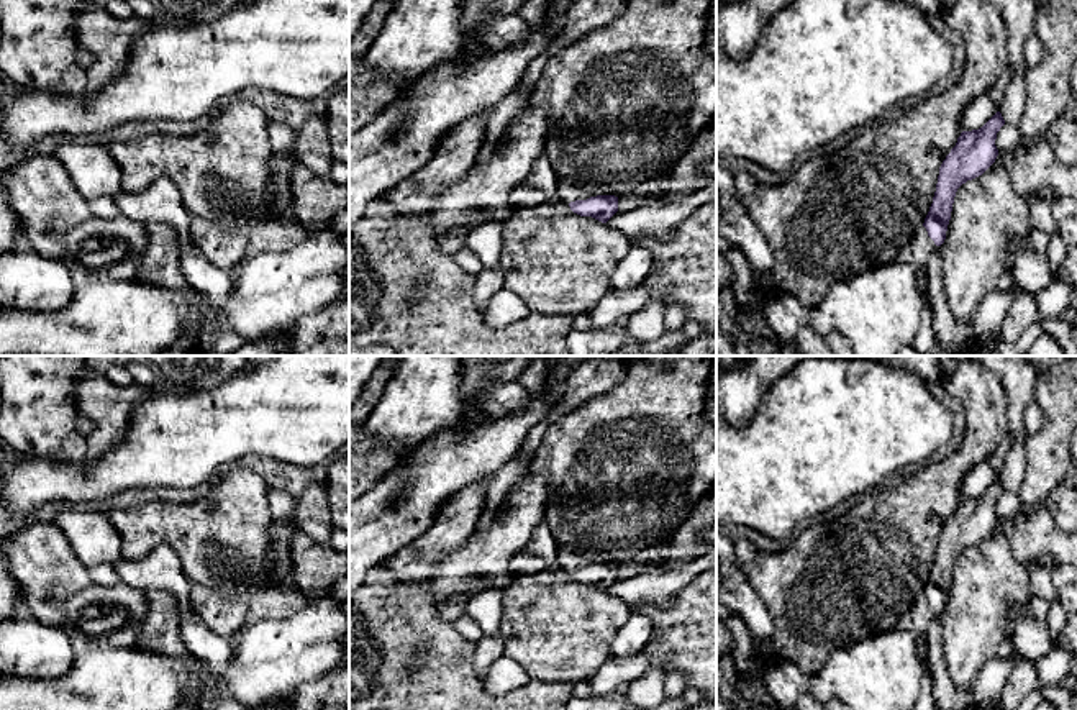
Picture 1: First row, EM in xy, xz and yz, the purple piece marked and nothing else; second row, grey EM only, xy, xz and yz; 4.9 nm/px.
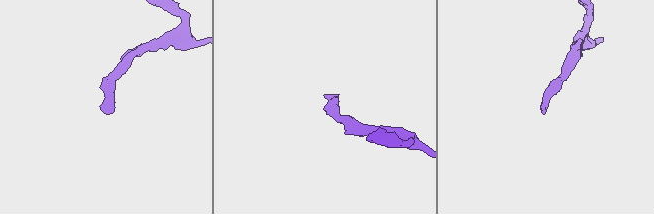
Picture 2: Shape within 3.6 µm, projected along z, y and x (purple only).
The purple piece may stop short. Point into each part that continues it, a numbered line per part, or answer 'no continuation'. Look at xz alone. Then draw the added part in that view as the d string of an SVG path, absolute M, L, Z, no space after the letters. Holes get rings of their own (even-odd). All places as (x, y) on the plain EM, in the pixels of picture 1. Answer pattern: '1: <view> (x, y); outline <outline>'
1: xz (566, 559); outline M562 546L562 548L557 549L557 566L562 567L567 572L570 569L587 567L590 564L597 564L597 561L593 561L590 558L577 556L567 546Z

